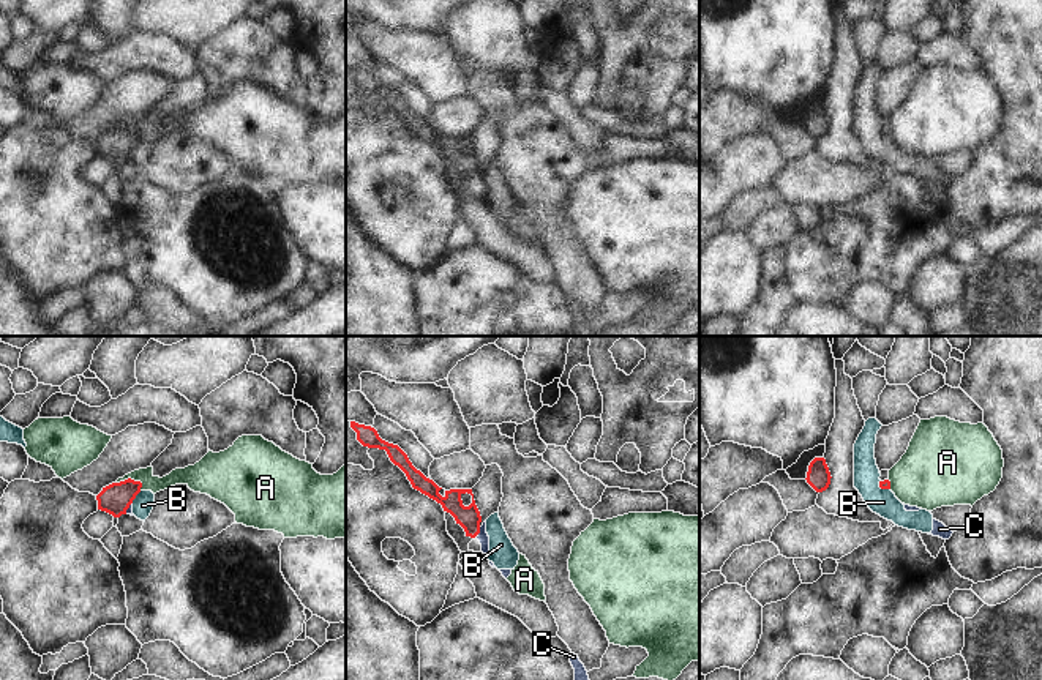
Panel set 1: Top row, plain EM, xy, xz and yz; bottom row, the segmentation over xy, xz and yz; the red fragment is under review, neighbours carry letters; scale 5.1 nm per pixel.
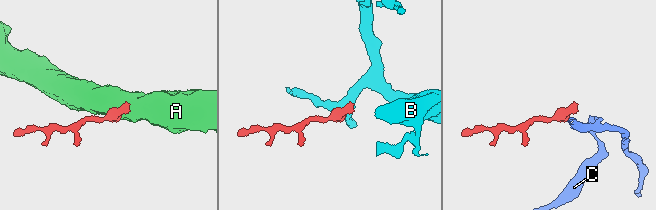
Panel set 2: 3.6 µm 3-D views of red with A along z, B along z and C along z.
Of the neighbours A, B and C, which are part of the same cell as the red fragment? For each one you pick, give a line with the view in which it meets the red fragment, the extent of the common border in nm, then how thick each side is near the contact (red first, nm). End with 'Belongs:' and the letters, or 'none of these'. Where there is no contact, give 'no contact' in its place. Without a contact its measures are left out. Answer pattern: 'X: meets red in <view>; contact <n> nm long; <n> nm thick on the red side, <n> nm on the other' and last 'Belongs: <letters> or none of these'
Belongs: none of these

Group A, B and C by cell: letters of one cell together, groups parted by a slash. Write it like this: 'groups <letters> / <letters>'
groups A / B C

